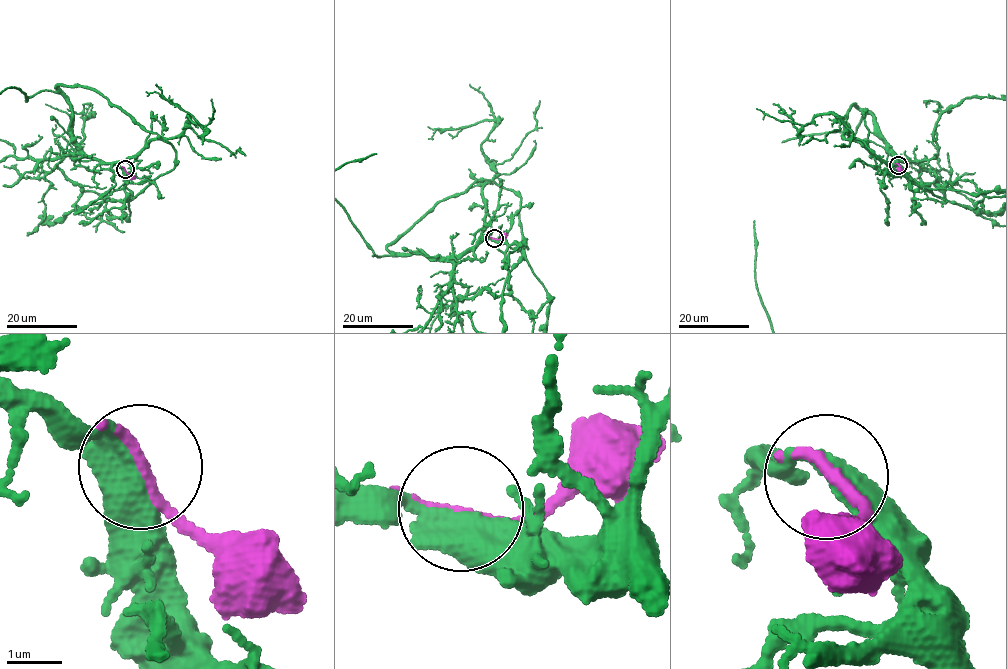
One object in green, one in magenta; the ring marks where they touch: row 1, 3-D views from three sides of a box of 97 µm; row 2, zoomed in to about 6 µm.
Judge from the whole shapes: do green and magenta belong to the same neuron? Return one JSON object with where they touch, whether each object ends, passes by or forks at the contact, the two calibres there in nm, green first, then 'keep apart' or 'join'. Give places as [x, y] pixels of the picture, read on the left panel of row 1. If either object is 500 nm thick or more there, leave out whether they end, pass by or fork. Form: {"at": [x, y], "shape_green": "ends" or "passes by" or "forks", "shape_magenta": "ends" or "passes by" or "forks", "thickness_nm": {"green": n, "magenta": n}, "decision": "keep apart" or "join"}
{"at": [125, 169], "shape_green": "passes by", "shape_magenta": "passes by", "thickness_nm": {"green": 460, "magenta": 190}, "decision": "keep apart"}

